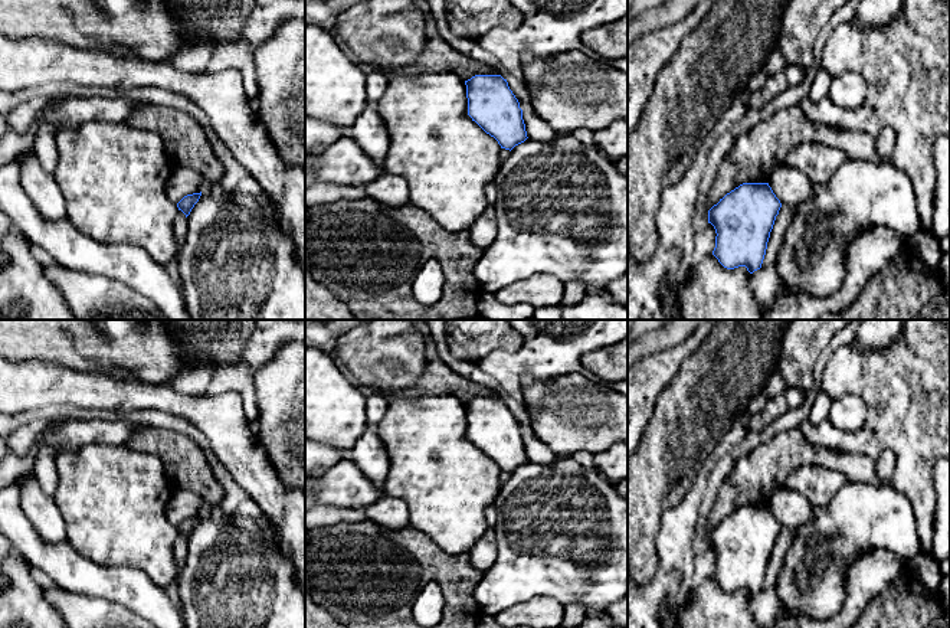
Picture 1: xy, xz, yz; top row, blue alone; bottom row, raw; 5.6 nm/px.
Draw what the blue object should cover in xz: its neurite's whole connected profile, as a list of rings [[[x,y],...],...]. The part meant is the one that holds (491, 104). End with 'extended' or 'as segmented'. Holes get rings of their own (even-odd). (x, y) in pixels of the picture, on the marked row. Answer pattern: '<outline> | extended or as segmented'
[[[475,75],[465,81],[468,98],[468,115],[487,134],[494,137],[501,148],[512,150],[515,145],[524,143],[527,137],[525,124],[522,120],[522,109],[520,102],[508,86],[507,79],[501,75]]] | as segmented

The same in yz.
[[[743,183],[727,193],[708,210],[717,233],[712,255],[727,269],[760,269],[780,207],[769,183]]] | as segmented

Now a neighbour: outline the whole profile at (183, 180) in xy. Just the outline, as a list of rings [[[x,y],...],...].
[[[174,166],[166,184],[166,194],[176,205],[187,194],[200,193],[206,187],[202,176],[186,166]]]

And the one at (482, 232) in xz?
[[[488,205],[481,216],[475,219],[472,226],[468,229],[471,242],[487,249],[497,236],[497,213],[494,205]]]

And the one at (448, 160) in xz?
[[[453,72],[392,75],[376,109],[390,135],[390,148],[383,161],[384,171],[404,179],[410,205],[429,213],[446,232],[468,230],[488,206],[487,186],[499,170],[501,145],[468,115],[465,81]]]

